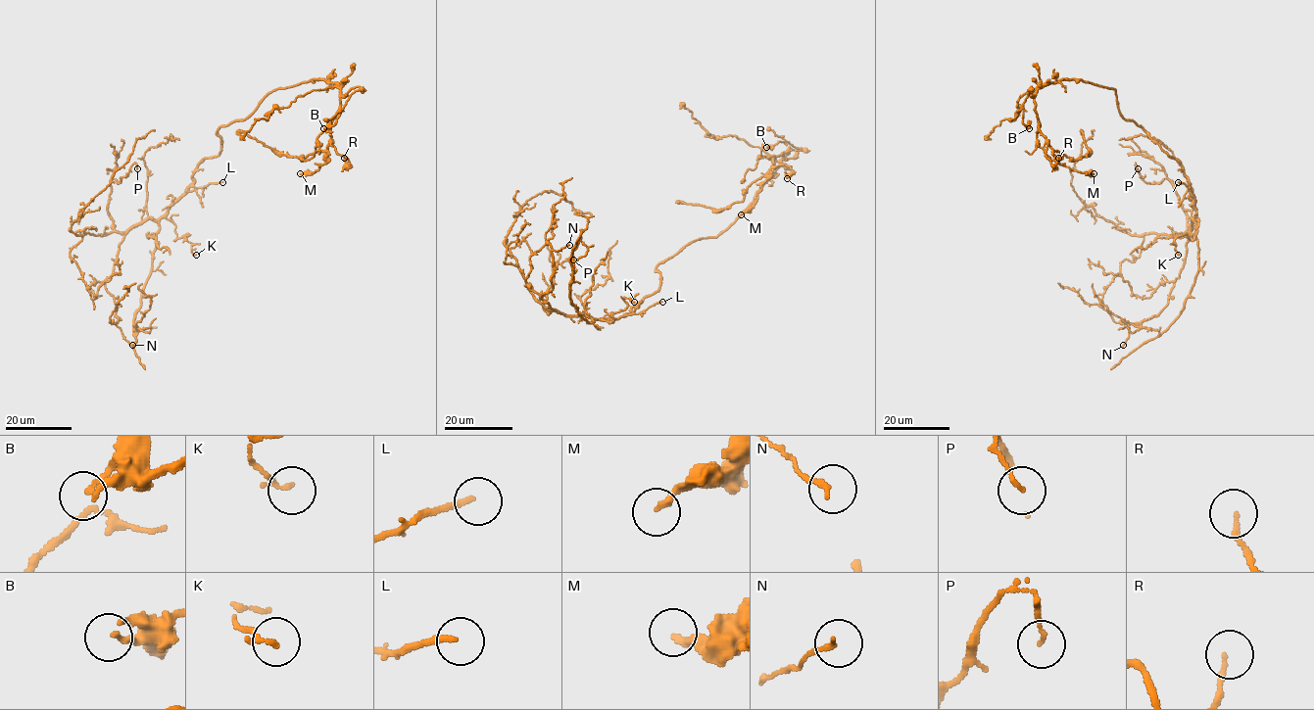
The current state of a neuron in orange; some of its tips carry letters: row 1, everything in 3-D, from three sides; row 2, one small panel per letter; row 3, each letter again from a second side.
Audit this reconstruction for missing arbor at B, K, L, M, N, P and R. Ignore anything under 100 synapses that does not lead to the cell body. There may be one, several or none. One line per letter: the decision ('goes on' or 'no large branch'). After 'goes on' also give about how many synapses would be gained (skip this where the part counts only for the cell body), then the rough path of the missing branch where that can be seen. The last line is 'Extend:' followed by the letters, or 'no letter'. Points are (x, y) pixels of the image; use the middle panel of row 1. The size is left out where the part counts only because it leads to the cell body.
B: no large branch
K: no large branch
L: no large branch
M: no large branch
N: no large branch
P: no large branch
R: no large branch
Extend: no letter

